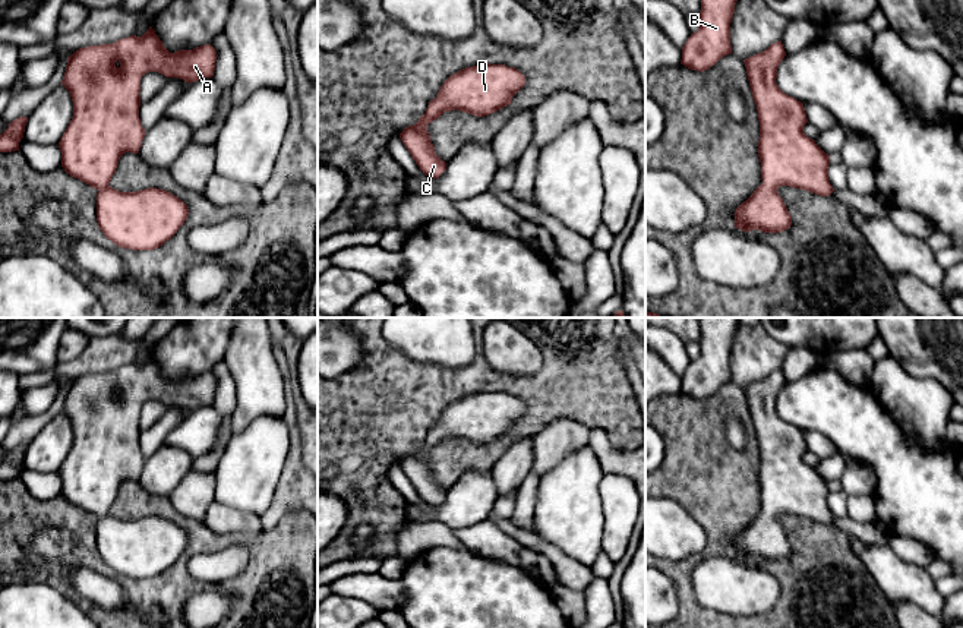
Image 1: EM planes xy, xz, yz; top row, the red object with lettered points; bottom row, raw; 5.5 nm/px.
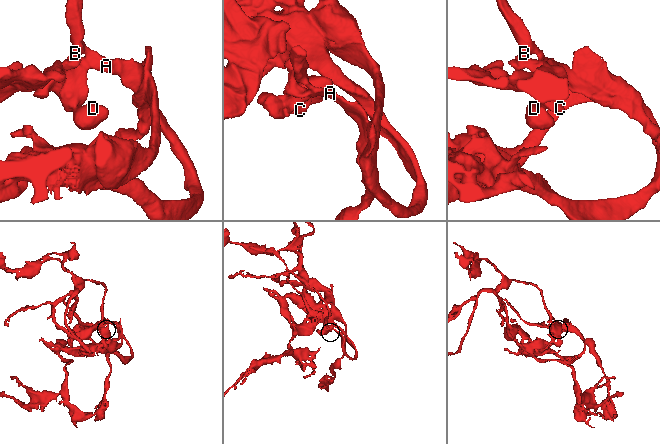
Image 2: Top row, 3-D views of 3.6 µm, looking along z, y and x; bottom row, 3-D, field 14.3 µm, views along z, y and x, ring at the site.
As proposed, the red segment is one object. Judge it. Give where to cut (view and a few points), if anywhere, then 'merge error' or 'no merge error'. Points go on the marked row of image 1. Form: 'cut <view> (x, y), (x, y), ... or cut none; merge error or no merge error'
cut none; no merge error

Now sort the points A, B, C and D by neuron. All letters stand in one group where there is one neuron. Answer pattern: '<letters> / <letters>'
A B C D

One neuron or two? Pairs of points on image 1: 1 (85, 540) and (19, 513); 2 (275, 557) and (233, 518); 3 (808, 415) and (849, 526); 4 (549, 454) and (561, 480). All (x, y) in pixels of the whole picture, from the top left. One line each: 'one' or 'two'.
1: one
2: two
3: two
4: two

